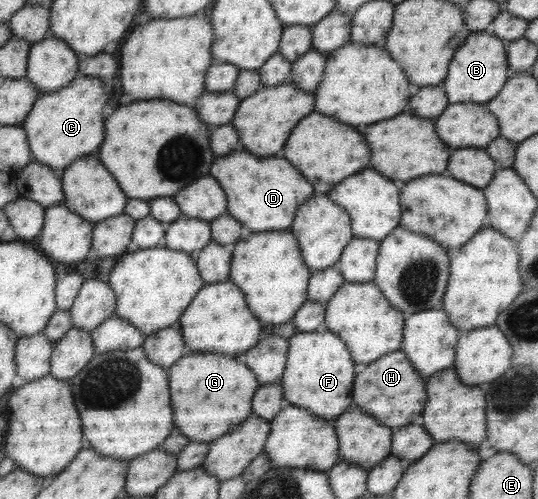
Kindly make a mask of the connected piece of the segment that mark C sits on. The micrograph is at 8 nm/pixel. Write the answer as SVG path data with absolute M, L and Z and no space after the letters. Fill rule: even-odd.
M77 76L55 92L42 93L21 124L33 162L60 173L66 166L99 148L105 134L105 116L101 114L105 104L105 86L97 77Z

